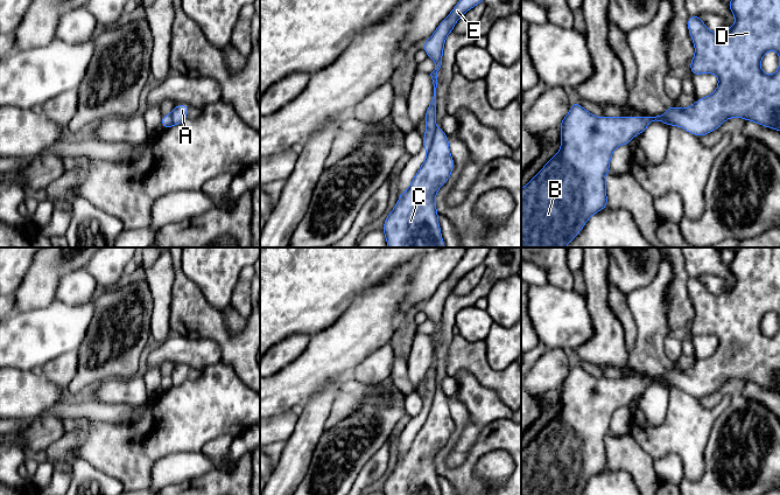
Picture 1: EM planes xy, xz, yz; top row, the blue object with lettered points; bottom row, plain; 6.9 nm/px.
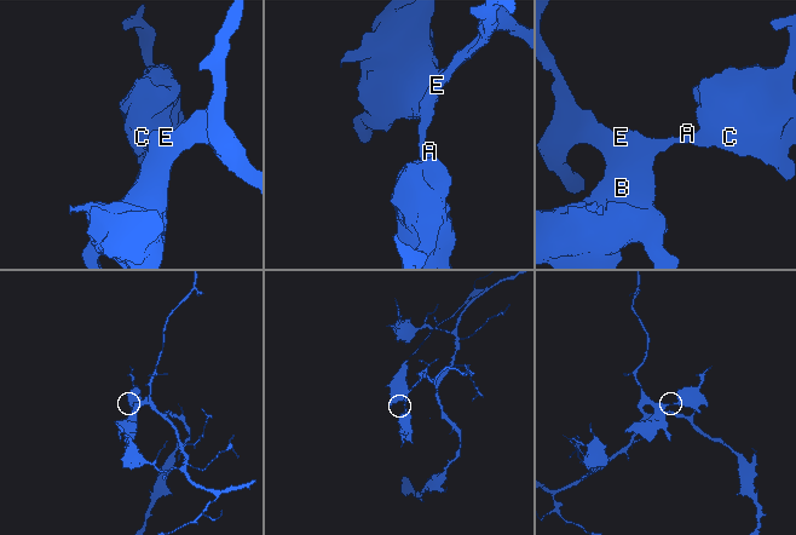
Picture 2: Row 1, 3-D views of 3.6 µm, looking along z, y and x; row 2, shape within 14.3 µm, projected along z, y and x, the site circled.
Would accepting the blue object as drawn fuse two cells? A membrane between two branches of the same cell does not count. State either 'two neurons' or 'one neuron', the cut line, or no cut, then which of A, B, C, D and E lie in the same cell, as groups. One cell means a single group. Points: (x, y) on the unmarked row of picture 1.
two neurons; cut in xz along (436, 389), (428, 413); A C D / B E

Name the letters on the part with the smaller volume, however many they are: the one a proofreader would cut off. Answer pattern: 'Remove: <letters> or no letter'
Remove: A, C, D

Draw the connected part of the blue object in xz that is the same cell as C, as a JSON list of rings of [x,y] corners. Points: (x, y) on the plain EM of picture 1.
[[[436,389],[427,419],[386,479],[384,495],[442,495],[436,455],[449,441],[454,428],[448,397]]]

